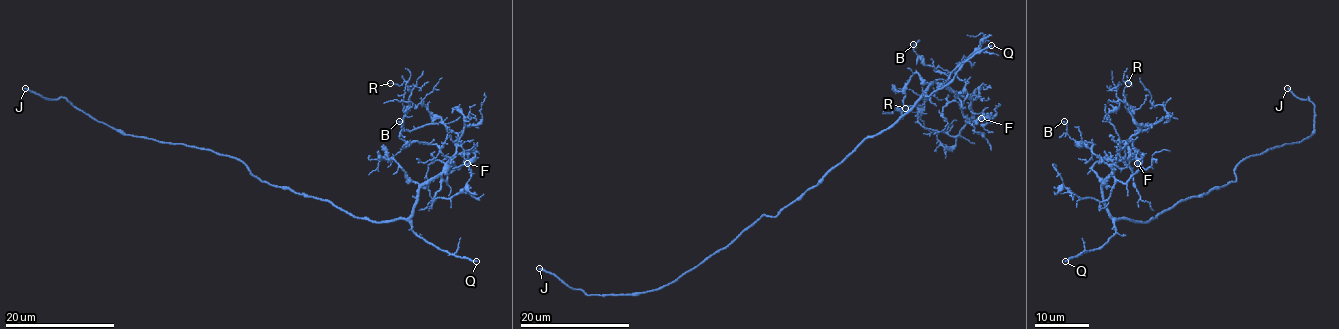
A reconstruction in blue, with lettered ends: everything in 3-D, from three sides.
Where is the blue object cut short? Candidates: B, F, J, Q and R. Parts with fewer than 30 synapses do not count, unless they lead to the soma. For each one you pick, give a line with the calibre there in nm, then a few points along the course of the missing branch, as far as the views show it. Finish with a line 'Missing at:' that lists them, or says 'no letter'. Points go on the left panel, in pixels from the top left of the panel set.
J: 240 nm thick
Q: 200 nm thick
Missing at: J, Q

